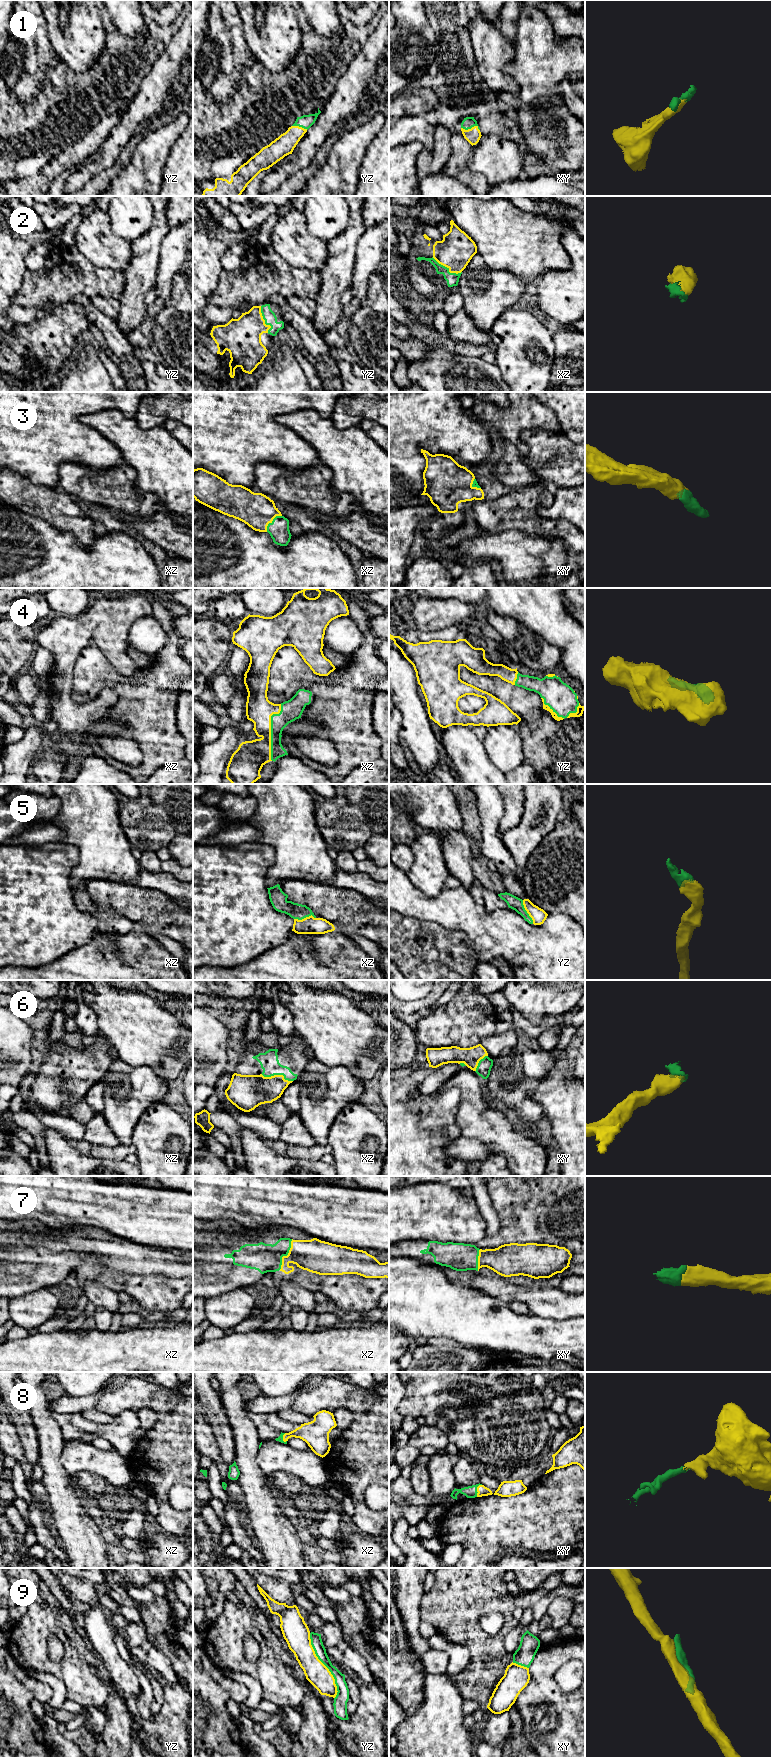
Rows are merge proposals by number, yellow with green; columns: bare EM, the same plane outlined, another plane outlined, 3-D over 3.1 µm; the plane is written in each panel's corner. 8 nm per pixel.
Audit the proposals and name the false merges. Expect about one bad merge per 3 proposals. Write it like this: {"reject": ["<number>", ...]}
{"reject": ["9"]}

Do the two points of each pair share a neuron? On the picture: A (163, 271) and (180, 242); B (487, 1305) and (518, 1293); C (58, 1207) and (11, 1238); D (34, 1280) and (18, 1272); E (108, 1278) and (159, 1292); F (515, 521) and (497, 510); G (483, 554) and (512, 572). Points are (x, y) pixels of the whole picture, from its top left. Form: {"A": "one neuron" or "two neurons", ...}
{"A": "one neuron", "B": "two neurons", "C": "two neurons", "D": "one neuron", "E": "one neuron", "F": "one neuron", "G": "one neuron"}

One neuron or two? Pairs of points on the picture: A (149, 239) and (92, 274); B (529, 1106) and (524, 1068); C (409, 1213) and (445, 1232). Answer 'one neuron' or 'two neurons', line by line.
A: two neurons
B: one neuron
C: one neuron

